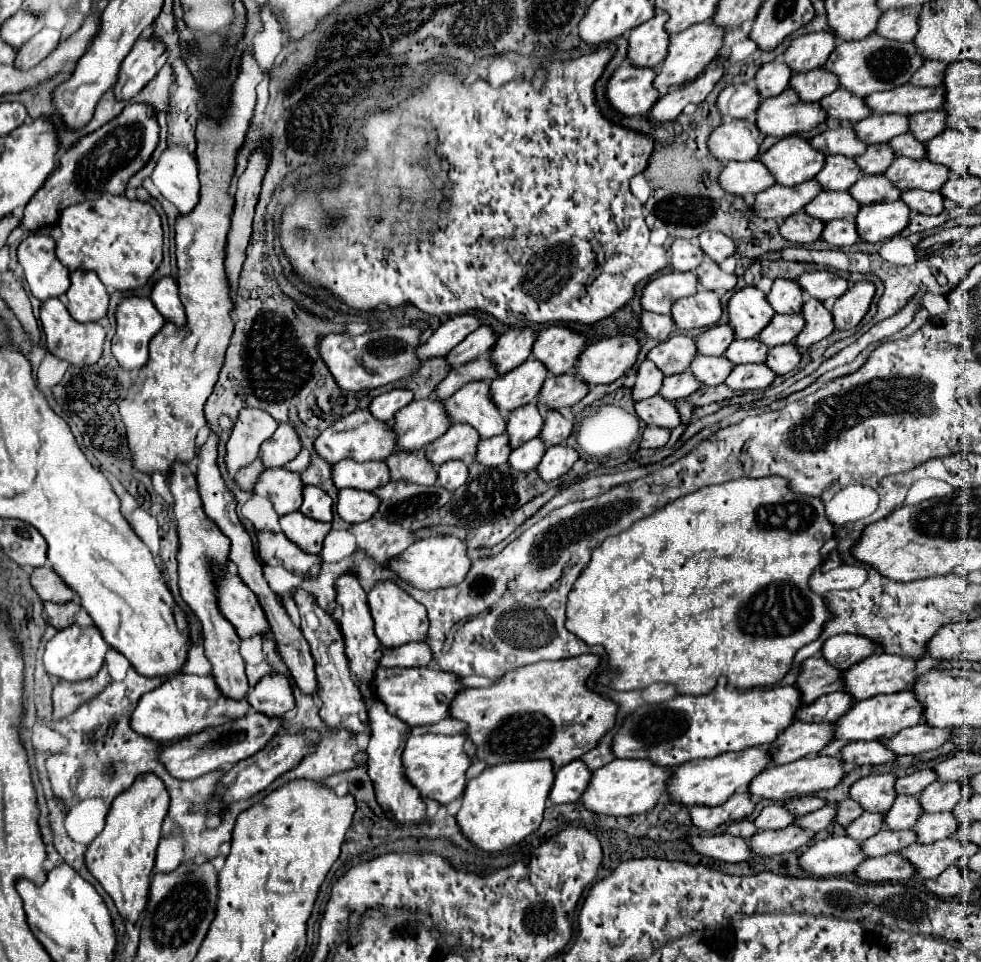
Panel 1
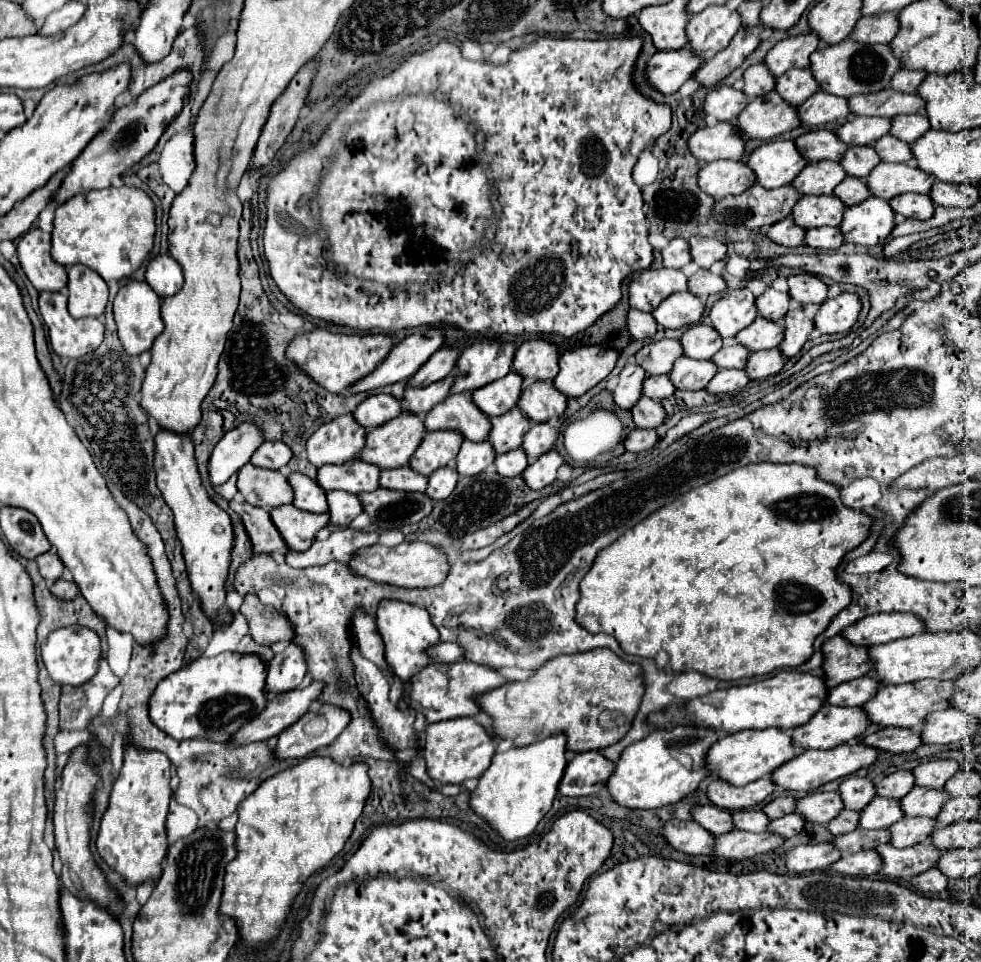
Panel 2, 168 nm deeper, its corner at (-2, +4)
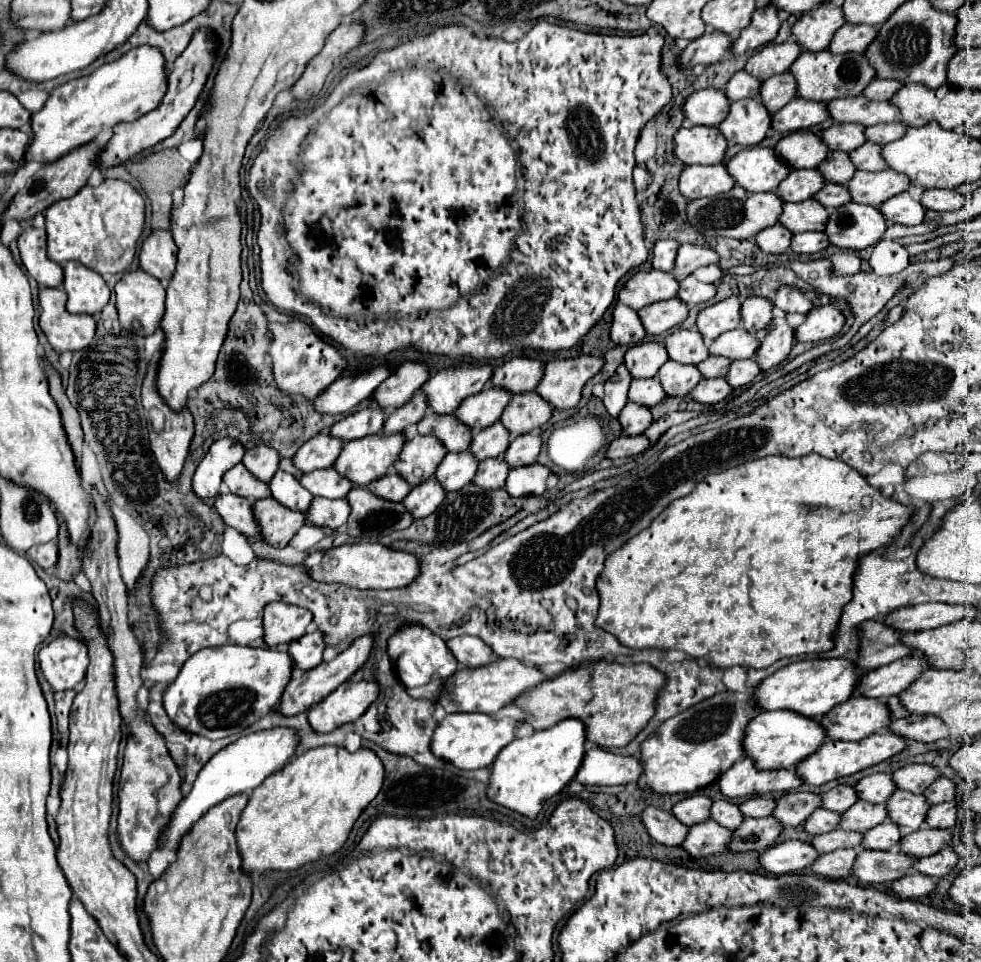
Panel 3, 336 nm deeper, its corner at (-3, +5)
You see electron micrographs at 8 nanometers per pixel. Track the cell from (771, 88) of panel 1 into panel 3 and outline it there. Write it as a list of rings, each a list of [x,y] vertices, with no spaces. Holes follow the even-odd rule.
[[[740,70],[732,76],[732,80],[726,86],[726,96],[734,102],[734,100],[742,100],[742,98],[758,98],[758,88],[762,86],[762,82],[758,78],[754,78],[752,74],[748,74],[746,70]]]

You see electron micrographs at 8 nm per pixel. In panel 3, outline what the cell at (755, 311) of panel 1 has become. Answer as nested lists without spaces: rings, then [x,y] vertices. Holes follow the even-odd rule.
[[[730,296],[718,304],[712,304],[698,314],[696,328],[702,332],[704,340],[710,344],[720,334],[740,326],[740,320],[742,320],[740,308],[742,308],[742,302],[738,296]]]

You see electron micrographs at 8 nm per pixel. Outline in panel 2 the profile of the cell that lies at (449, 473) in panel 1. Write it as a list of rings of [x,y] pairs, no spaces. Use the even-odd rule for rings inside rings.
[[[441,467],[437,471],[431,473],[429,477],[429,485],[425,489],[427,497],[433,497],[433,501],[443,501],[445,497],[449,497],[457,485],[457,469],[453,467]]]

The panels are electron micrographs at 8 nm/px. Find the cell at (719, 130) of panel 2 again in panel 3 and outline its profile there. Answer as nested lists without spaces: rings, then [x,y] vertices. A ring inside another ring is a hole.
[[[685,119],[674,136],[676,156],[686,164],[722,164],[728,140],[714,126],[690,125]]]

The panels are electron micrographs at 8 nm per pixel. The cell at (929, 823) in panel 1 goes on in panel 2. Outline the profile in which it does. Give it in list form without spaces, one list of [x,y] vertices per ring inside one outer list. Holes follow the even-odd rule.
[[[903,817],[901,821],[897,821],[889,827],[889,843],[893,847],[911,847],[911,845],[925,841],[933,829],[935,829],[935,819]]]

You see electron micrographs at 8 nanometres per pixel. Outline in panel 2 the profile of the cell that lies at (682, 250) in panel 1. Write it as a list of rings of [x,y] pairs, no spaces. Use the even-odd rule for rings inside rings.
[[[671,239],[669,245],[661,251],[661,255],[663,255],[663,267],[671,269],[681,269],[691,261],[689,245],[685,239]]]

